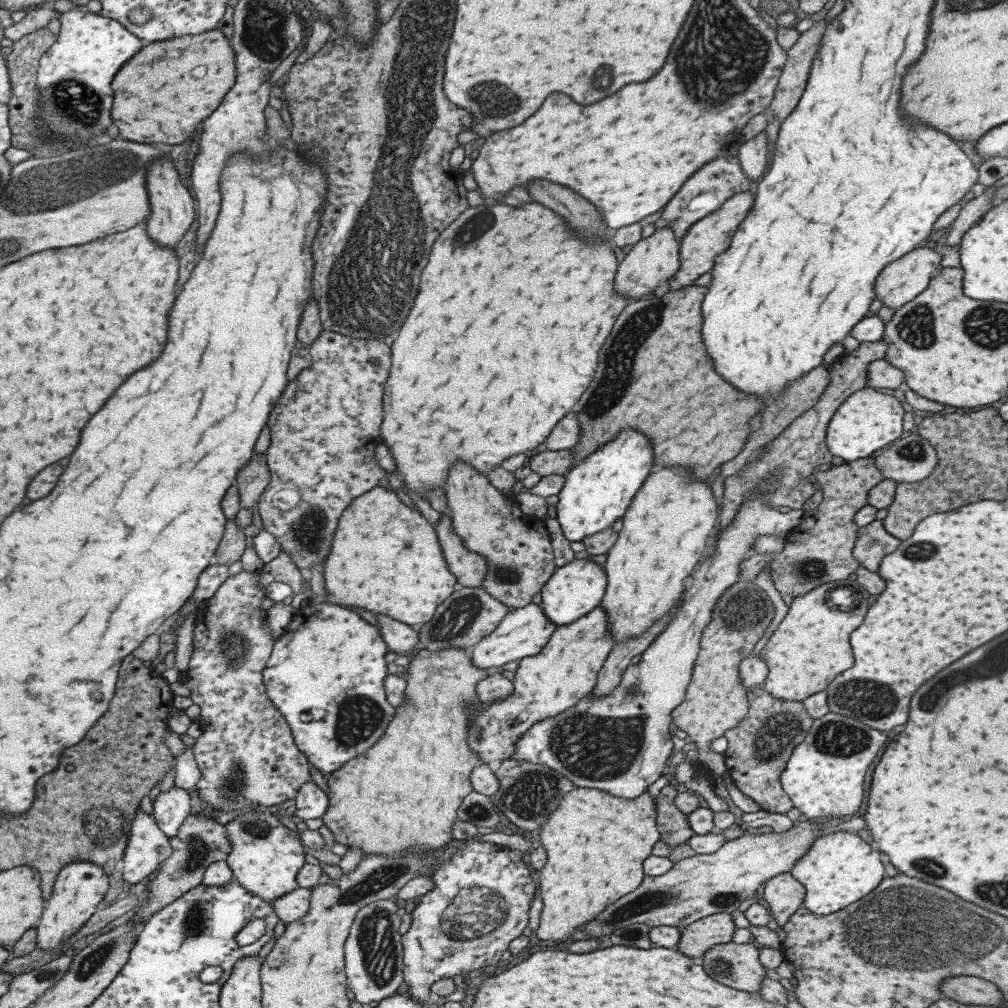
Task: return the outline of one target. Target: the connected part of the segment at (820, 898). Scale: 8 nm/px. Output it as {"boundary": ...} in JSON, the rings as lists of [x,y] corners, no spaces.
{"boundary":[[[840,830],[816,839],[797,861],[789,873],[805,886],[803,906],[817,915],[832,914],[870,895],[886,872],[878,850],[872,850],[859,835]]]}

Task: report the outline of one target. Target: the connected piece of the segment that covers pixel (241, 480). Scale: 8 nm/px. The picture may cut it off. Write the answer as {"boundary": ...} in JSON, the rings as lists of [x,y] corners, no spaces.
{"boundary":[[[266,454],[251,457],[244,470],[236,478],[239,501],[242,508],[254,508],[259,504],[261,494],[270,482],[270,471]]]}

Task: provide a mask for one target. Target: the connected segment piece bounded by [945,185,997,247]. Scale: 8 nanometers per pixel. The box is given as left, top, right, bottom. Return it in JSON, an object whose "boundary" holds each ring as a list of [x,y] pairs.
{"boundary":[[[995,185],[988,186],[988,189],[982,195],[961,208],[958,217],[950,225],[948,235],[945,236],[949,247],[958,247],[961,243],[962,235],[994,206],[992,204],[992,195],[996,189]]]}

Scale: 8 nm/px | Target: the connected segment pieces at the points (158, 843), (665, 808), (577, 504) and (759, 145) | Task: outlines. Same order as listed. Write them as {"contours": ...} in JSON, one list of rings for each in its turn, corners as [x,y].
{"contours":[[[[138,809],[132,819],[128,844],[121,858],[122,862],[124,862],[124,866],[122,866],[123,879],[130,884],[136,884],[140,880],[148,878],[150,874],[160,870],[160,866],[164,864],[164,860],[172,854],[172,851],[173,848],[169,838],[160,830],[153,814],[148,814],[142,809]]],[[[666,785],[661,790],[657,806],[657,829],[660,831],[660,840],[668,846],[676,847],[694,835],[687,815],[676,807],[675,799],[679,788]]],[[[628,430],[571,467],[565,474],[556,504],[557,520],[564,536],[570,542],[582,542],[587,536],[612,528],[618,518],[623,519],[634,495],[648,478],[652,464],[654,454],[650,440],[636,430]]],[[[765,131],[742,144],[738,149],[740,166],[743,173],[752,181],[763,176],[762,172],[768,166],[768,149]]]]}

